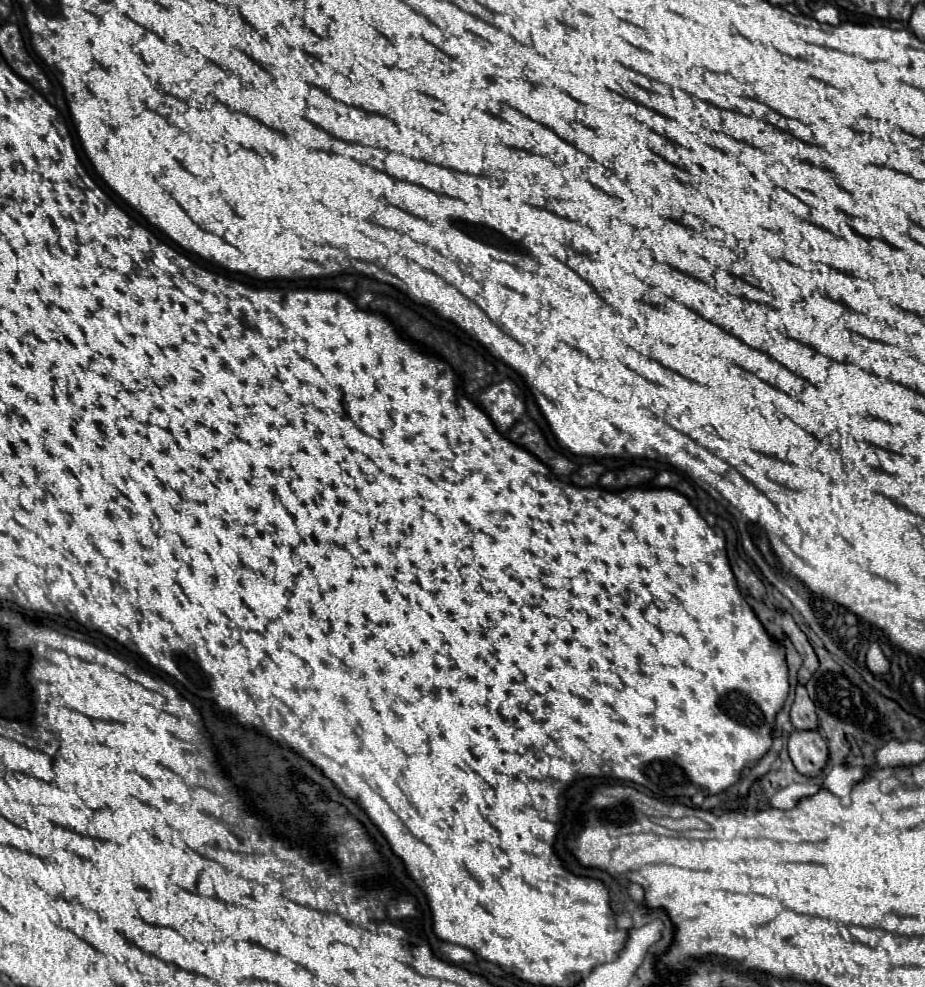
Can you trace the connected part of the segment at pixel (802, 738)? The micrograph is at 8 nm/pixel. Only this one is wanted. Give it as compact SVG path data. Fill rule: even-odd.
M798 731L790 735L788 751L798 773L816 777L828 763L828 747L820 731Z

